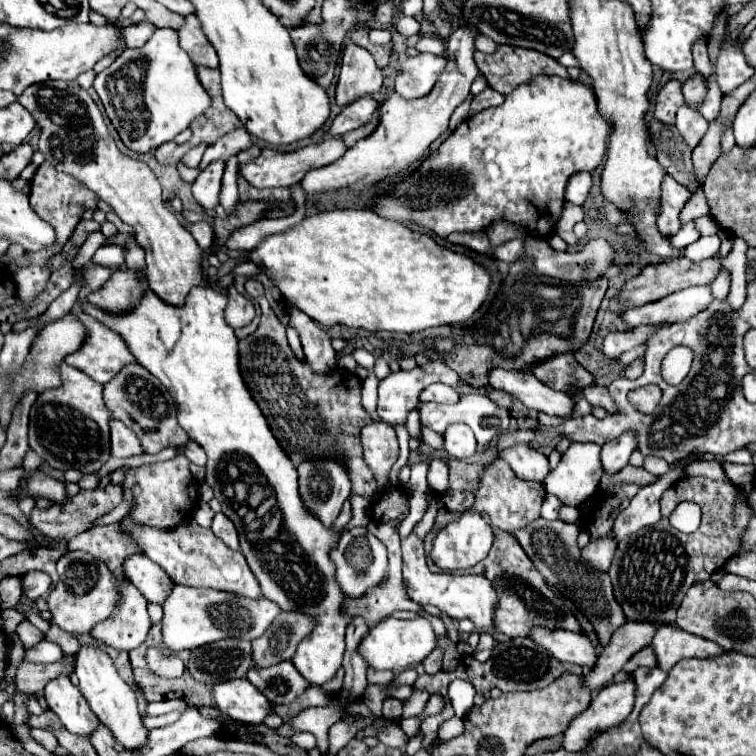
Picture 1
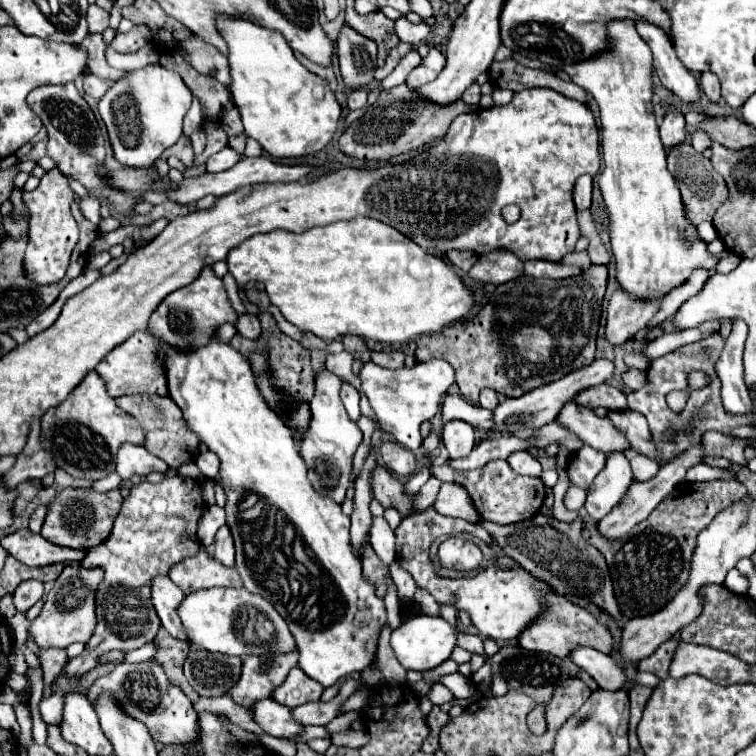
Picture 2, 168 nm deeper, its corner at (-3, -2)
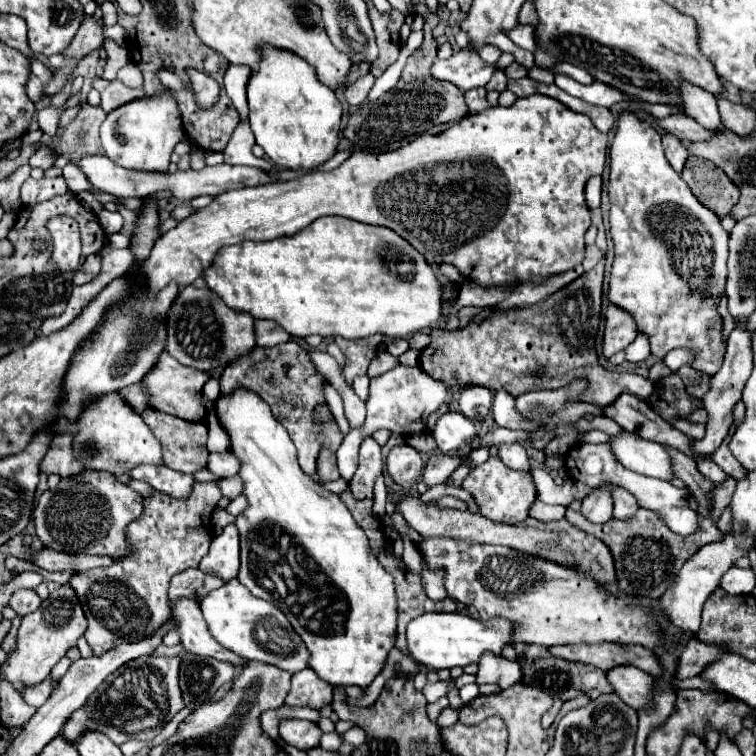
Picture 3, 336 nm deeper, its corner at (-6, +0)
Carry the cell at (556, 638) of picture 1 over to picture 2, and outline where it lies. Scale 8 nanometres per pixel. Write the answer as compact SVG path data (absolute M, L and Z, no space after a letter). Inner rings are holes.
M580 647L578 651L572 651L570 659L578 667L588 671L596 679L600 689L620 691L628 683L624 667L618 661L614 661L610 655L604 655L604 653L596 651L596 649Z

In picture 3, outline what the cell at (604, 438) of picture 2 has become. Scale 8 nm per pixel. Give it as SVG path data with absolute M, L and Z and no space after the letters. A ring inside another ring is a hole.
M621 431L609 439L609 447L619 463L635 473L665 481L673 477L667 451L659 443L641 439L637 433Z

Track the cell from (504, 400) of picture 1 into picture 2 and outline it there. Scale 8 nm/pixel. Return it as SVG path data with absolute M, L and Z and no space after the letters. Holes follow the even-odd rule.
M484 389L484 391L480 391L480 401L478 403L486 409L494 409L498 405L498 397L492 389Z

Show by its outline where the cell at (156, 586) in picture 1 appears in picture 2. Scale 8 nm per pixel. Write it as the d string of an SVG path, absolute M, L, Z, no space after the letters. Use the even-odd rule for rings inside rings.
M158 575L152 581L152 603L154 609L162 621L162 627L176 639L190 643L184 625L180 621L180 617L176 615L176 607L180 607L180 603L184 601L184 593L180 591L180 587L176 587L168 577Z

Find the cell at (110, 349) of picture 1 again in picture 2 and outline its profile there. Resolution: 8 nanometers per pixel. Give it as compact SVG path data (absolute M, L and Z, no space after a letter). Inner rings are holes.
M138 331L128 341L112 349L96 367L96 373L106 381L108 393L112 397L136 395L136 393L150 393L150 395L168 395L168 383L164 375L164 367L160 363L162 347L160 343L148 333Z

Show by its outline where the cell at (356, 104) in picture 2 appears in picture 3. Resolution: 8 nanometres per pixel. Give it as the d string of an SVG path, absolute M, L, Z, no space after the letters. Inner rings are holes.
M369 73L369 75L357 79L353 85L349 85L349 87L345 89L345 97L347 97L349 105L361 105L361 103L365 101L369 89L373 87L373 83L375 83L375 77Z

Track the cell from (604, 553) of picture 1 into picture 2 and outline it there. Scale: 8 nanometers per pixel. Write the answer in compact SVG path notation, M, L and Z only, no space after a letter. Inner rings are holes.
M700 445L690 447L688 451L684 451L684 455L680 455L680 459L672 459L672 463L668 463L668 467L660 467L658 475L656 475L654 479L644 481L644 483L632 483L632 485L628 487L628 491L626 491L622 503L620 503L618 507L614 507L614 509L598 523L600 533L602 533L604 537L608 537L608 539L618 539L618 537L626 535L634 525L638 525L640 521L644 521L644 519L654 511L654 507L656 507L664 497L668 497L668 495L674 491L674 487L678 487L682 481L686 481L686 471L692 469L694 465L702 463L702 457L704 457L704 451L702 451Z

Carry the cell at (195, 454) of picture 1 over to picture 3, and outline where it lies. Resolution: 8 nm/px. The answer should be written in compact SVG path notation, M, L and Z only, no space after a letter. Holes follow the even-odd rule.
M231 451L211 453L209 461L207 461L207 469L217 477L233 477L233 475L237 475L239 461L235 461L235 455Z

